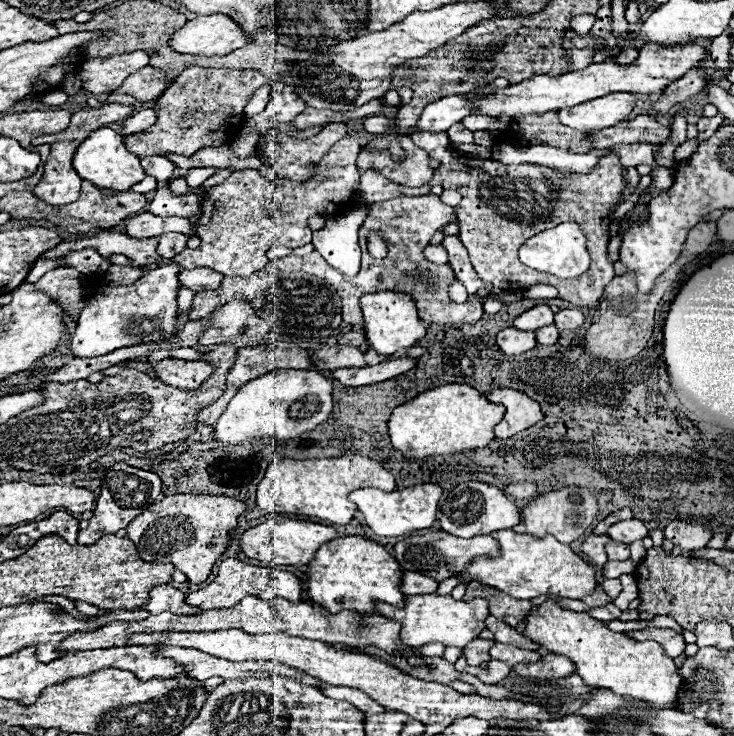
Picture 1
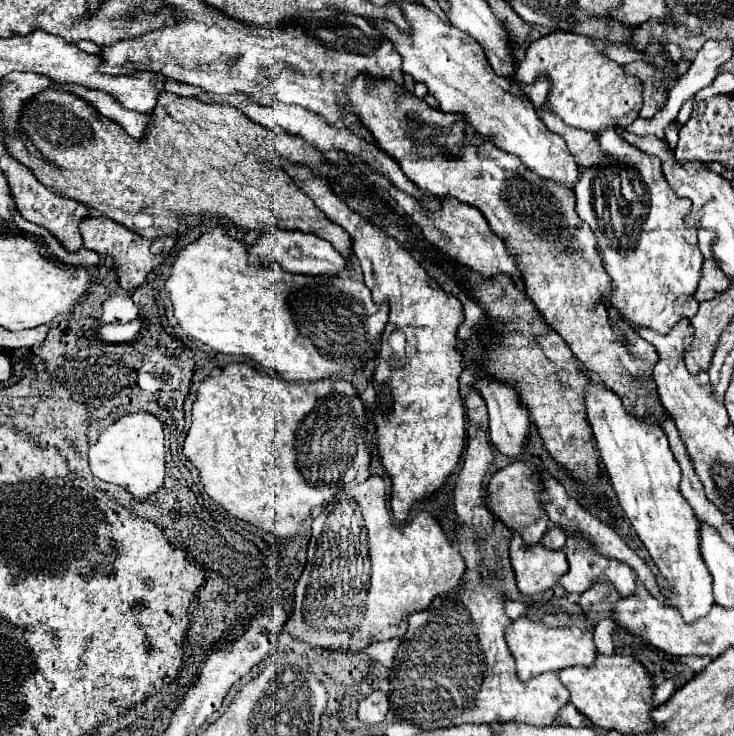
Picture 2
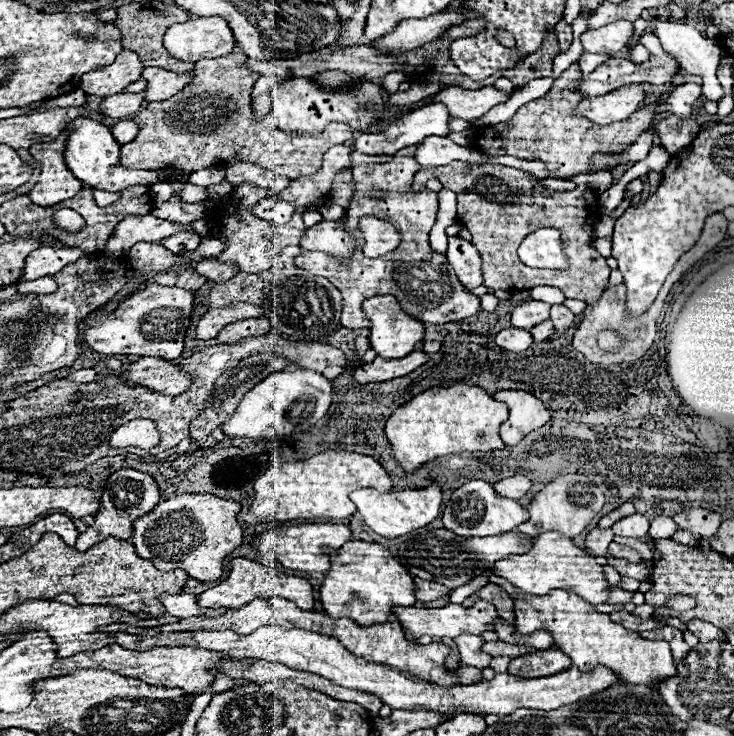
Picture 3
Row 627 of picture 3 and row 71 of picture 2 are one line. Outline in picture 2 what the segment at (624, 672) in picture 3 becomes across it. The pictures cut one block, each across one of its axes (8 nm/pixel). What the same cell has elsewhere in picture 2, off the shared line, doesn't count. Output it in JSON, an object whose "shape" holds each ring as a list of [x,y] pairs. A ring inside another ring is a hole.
{"shape":[[[552,32],[530,44],[526,56],[516,62],[514,80],[518,84],[534,84],[540,76],[550,78],[550,94],[544,110],[560,116],[568,126],[600,134],[608,126],[630,126],[642,108],[642,86],[636,78],[624,76],[620,64],[606,58],[592,46],[592,38],[574,32]]]}

